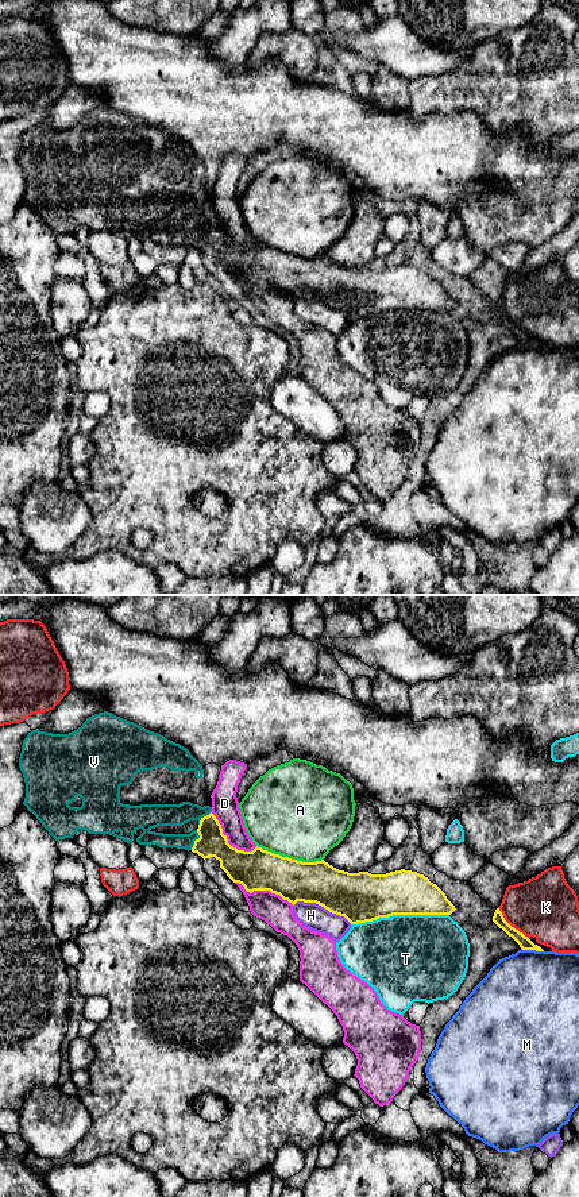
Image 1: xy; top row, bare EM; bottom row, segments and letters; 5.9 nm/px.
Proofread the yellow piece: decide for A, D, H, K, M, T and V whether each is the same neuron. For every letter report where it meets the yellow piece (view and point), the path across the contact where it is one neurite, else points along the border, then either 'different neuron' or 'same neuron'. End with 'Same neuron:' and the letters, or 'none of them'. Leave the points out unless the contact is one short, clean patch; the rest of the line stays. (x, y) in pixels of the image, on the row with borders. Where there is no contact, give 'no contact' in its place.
A: xy (290, 858) | different neuron
D: xy (227, 842) | different neuron
H: xy (323, 906) | different neuron
K: xy (509, 925) | different neuron
M: xy (532, 949) | different neuron
T: xy (400, 914) | different neuron
V: xy (196, 840) | across xy (212, 842), (196, 840), (149, 831), (180, 814) | same neuron
Same neuron: V

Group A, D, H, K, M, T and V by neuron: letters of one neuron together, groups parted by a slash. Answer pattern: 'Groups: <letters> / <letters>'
Groups: A / D / H / K / M / T / V

